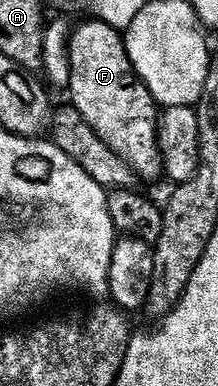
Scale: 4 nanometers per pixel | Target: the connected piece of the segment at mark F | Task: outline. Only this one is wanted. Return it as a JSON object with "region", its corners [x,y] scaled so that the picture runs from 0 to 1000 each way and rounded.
{"region":[[[445,41],[413,49],[417,57],[344,65],[321,80],[317,272],[349,277],[367,301],[422,321],[440,347],[610,435],[638,464],[706,461],[748,448],[725,363],[734,277],[615,184],[606,155],[587,155],[578,101],[546,70],[505,67]]]}

